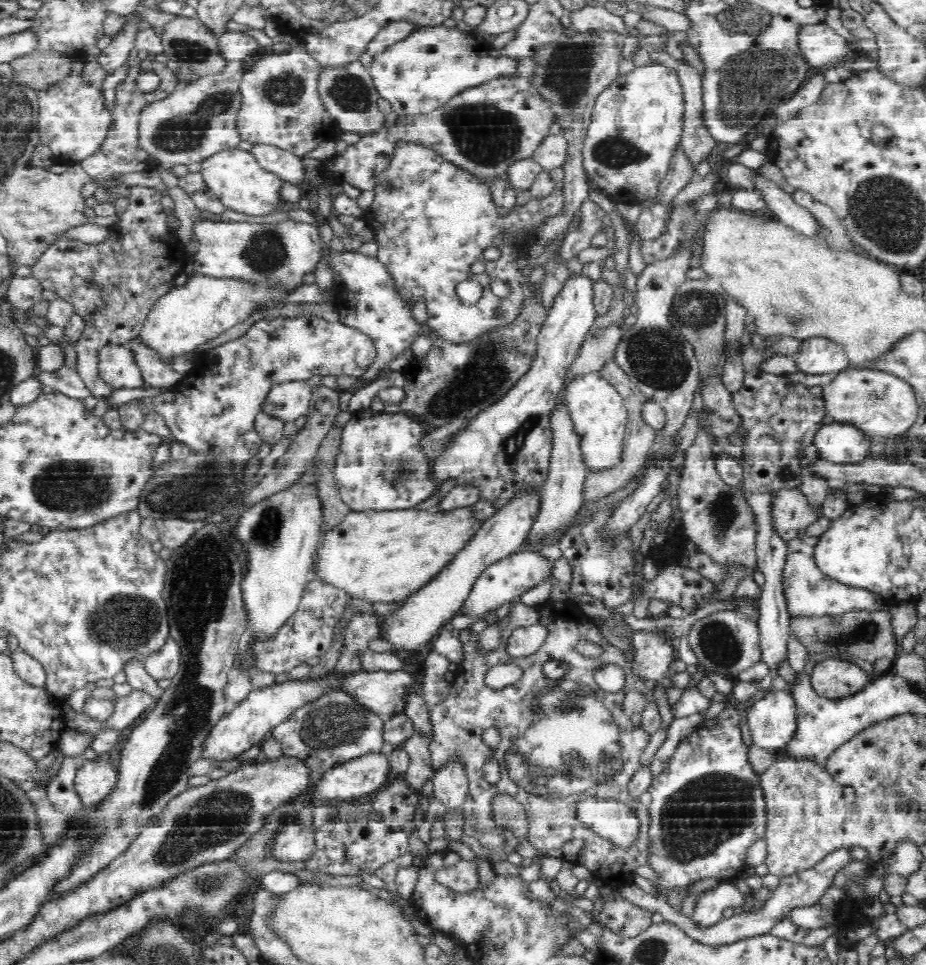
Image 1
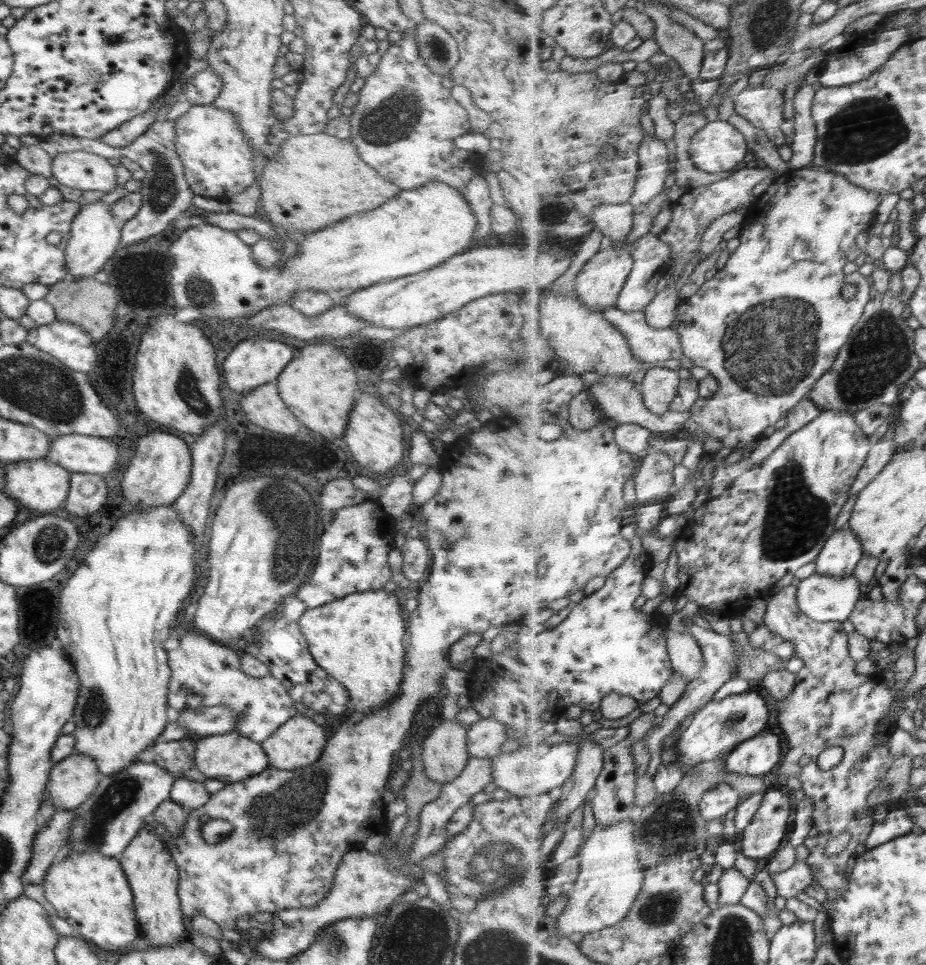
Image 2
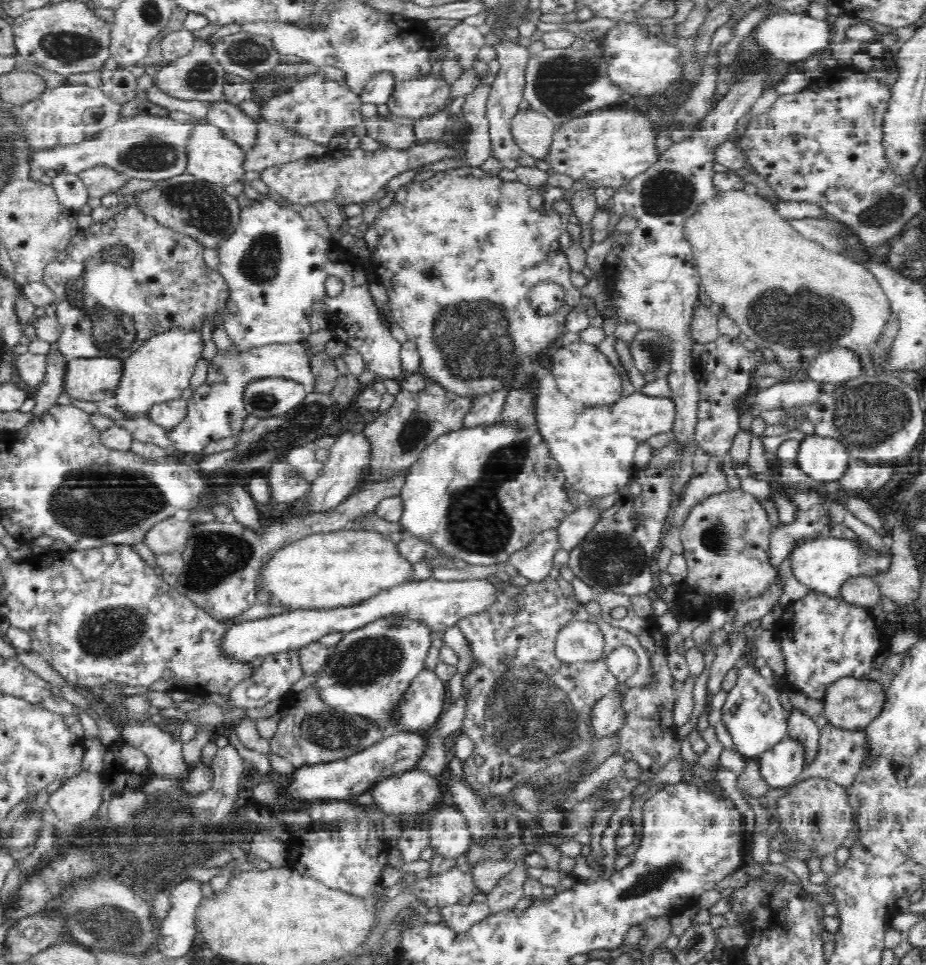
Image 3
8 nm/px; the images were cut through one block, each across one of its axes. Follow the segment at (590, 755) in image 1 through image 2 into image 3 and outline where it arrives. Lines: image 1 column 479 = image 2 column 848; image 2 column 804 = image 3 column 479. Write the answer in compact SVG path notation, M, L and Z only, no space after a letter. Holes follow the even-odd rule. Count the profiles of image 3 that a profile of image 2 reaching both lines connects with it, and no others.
M548 577L541 583L528 583L522 587L520 594L508 596L504 592L504 585L500 580L490 579L495 586L493 604L483 612L462 616L456 626L470 641L475 660L480 666L473 664L474 670L466 674L464 681L469 686L467 696L466 716L462 725L462 732L474 743L473 754L463 763L463 774L466 782L477 792L489 796L487 809L496 817L504 827L513 826L510 814L501 808L497 797L508 799L510 790L520 784L531 780L533 784L544 782L548 776L566 776L572 766L576 766L578 758L584 755L593 742L588 739L586 722L592 707L606 696L610 691L618 688L620 682L609 671L606 659L594 666L590 662L564 662L556 656L556 643L560 631L570 622L596 623L605 638L604 658L612 654L614 649L626 644L638 655L640 664L638 672L628 678L623 686L625 688L657 689L657 674L652 666L651 654L644 648L639 637L629 630L620 629L608 624L601 616L595 617L586 612L585 604L574 597L564 595L558 585L558 578ZM510 764L514 768L512 776L502 776L502 766Z

